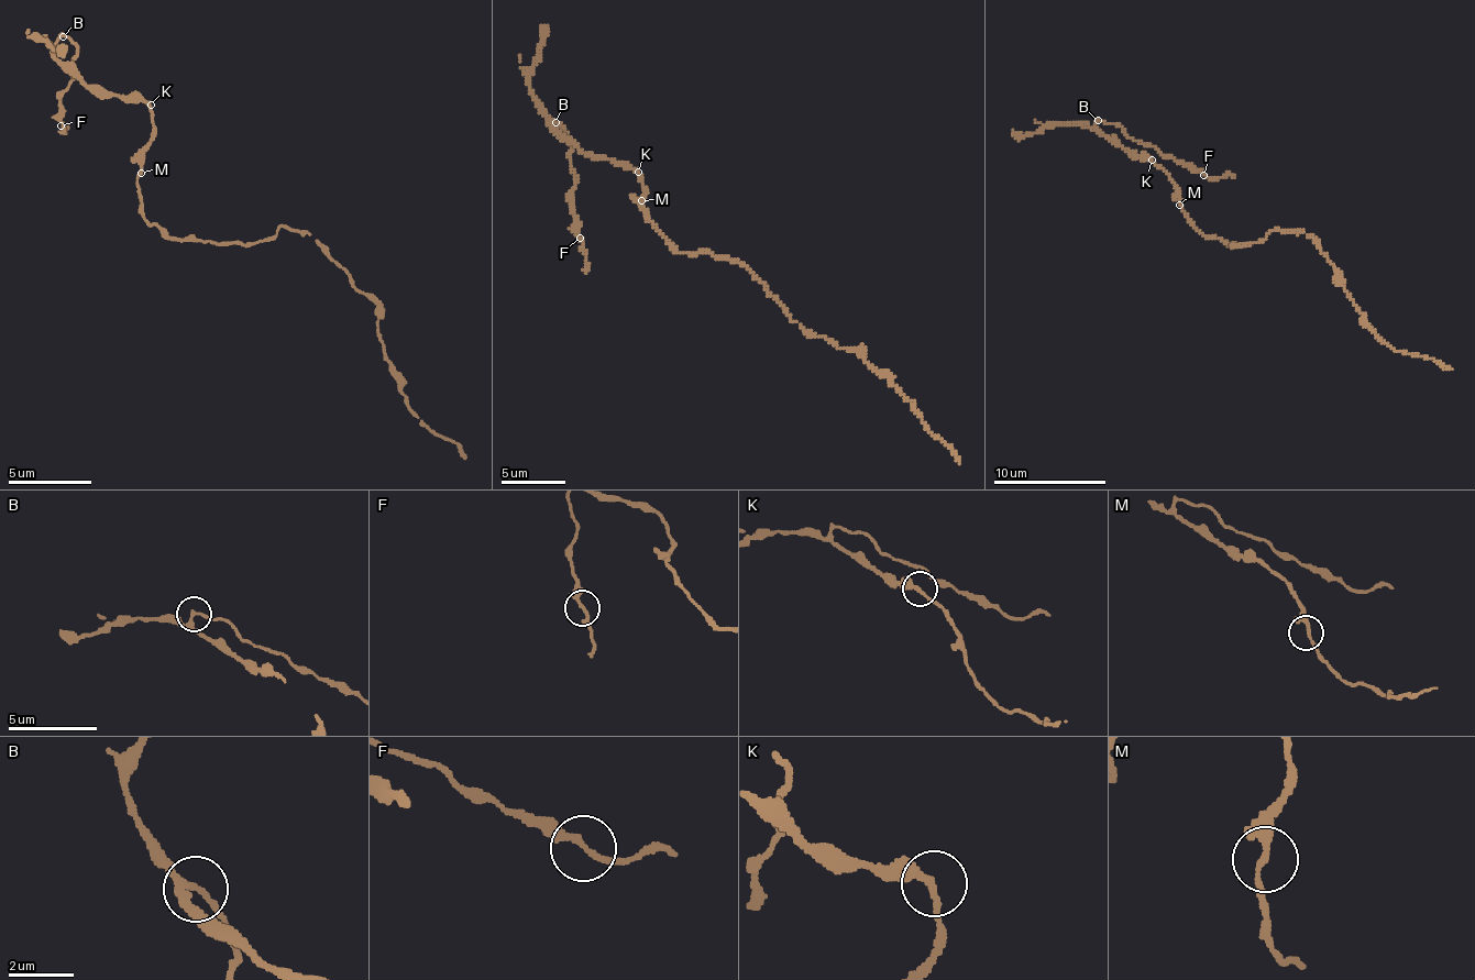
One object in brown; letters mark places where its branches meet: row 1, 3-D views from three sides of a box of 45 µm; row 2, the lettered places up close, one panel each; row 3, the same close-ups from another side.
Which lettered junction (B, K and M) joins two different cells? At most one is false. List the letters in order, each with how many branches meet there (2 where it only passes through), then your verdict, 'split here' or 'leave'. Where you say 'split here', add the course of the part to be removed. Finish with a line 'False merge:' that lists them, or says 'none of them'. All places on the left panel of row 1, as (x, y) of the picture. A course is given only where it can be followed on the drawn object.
B: 3 | split here | (62, 37), (77, 52), (57, 117), (63, 132)
K: 2 | leave
M: 3 | leave
False merge: B

